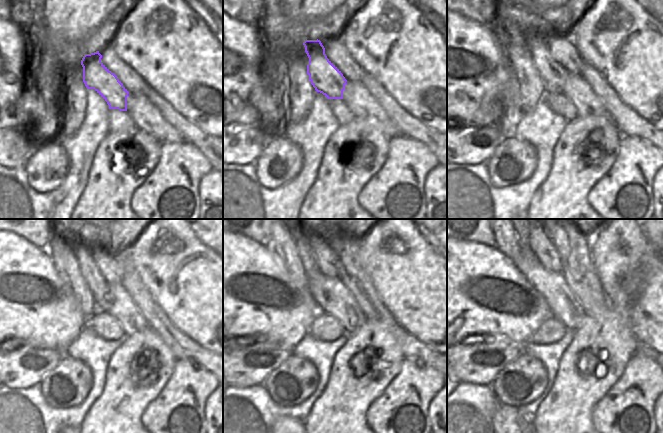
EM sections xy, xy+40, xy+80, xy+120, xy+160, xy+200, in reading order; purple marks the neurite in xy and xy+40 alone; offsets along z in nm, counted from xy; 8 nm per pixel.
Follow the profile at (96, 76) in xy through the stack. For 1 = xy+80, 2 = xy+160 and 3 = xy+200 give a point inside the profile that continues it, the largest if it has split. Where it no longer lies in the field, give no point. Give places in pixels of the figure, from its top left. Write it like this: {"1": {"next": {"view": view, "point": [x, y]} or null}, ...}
{"1": {"next": {"view": "xy+80", "point": [553, 76]}}, "2": {"next": {"view": "xy+160", "point": [304, 251]}}, "3": {"next": {"view": "xy+200", "point": [523, 239]}}}

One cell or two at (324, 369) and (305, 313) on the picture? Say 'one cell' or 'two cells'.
two cells

